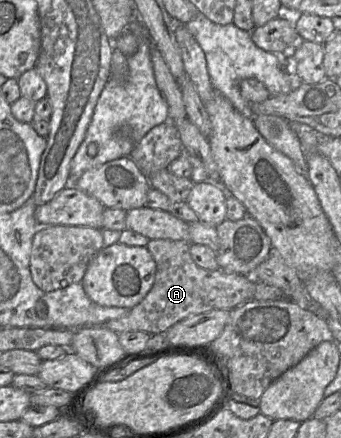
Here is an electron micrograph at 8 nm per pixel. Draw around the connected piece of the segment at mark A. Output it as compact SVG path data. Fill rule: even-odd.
M158 239L158 240L150 240L146 246L146 248L151 253L155 264L156 264L156 273L155 273L155 279L152 288L147 293L147 295L142 299L140 303L138 303L136 306L130 309L129 313L121 318L110 320L105 322L103 325L93 325L93 326L105 326L111 331L114 331L115 333L122 333L122 332L128 332L128 331L144 331L146 333L149 333L150 335L158 334L158 333L165 333L167 329L169 329L172 325L175 323L187 318L191 315L197 315L201 313L205 313L211 310L232 310L236 307L239 307L240 305L247 303L249 301L252 301L254 298L255 288L256 288L256 281L252 276L247 275L241 275L241 274L235 274L235 273L226 273L221 271L220 269L217 270L207 270L198 267L194 261L191 258L189 249L190 249L190 242L186 241L175 241L175 240L168 240L168 239Z

